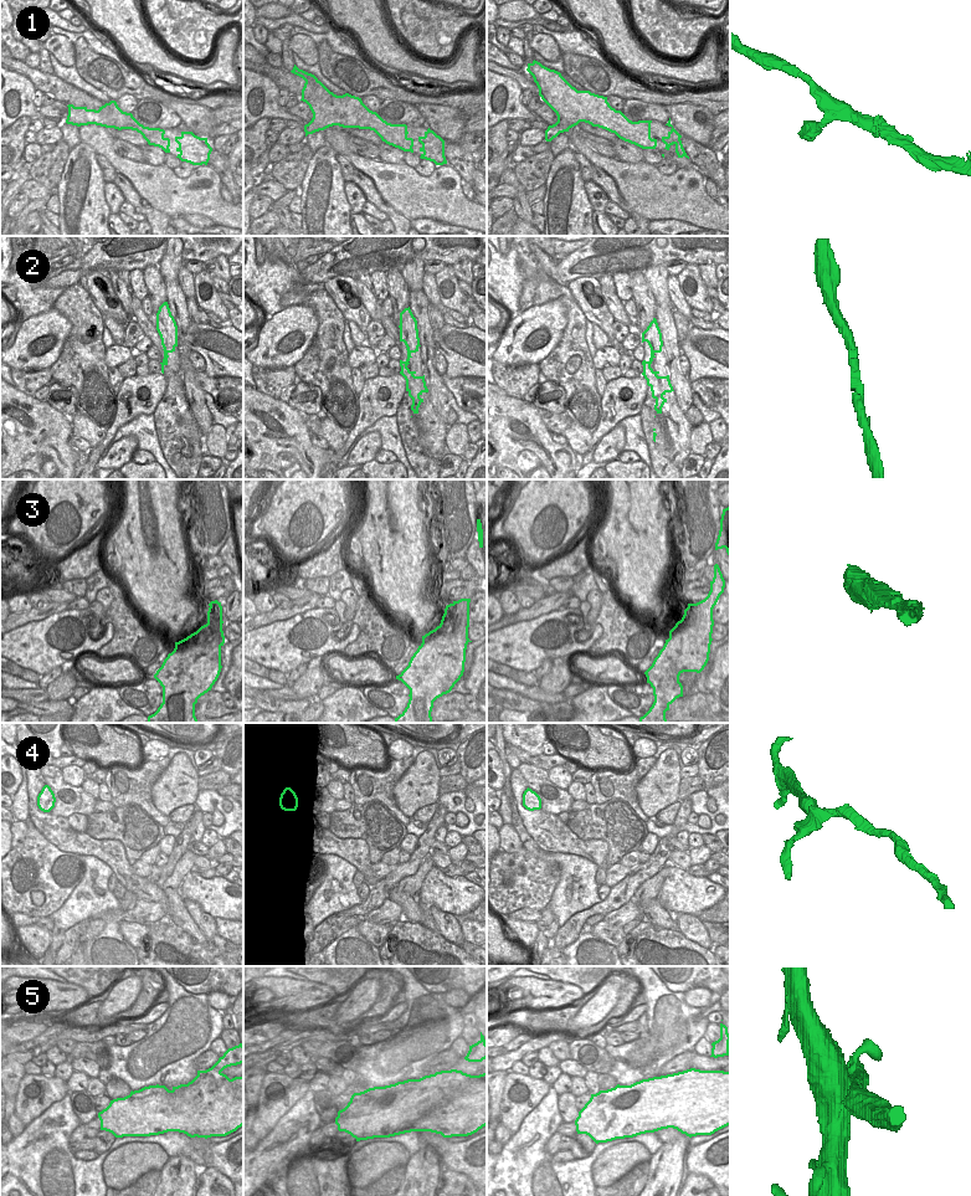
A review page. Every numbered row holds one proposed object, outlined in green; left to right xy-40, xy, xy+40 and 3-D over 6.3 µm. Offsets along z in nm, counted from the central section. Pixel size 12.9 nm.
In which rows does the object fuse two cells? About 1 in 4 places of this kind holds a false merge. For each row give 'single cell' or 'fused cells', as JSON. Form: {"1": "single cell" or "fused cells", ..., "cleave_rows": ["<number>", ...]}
{"1": "single cell", "2": "single cell", "3": "single cell", "4": "single cell", "5": "fused cells", "cleave_rows": ["5"]}

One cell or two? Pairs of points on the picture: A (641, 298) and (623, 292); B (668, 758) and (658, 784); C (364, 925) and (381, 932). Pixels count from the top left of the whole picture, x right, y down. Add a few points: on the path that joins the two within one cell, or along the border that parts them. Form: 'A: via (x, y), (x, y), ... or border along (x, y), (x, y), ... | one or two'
A: border along (630, 275), (632, 297) | two
B: via (667, 764), (663, 778) | one
C: via (368, 929), (378, 932) | one

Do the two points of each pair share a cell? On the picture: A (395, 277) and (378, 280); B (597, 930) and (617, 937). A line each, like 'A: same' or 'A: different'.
A: different
B: same

